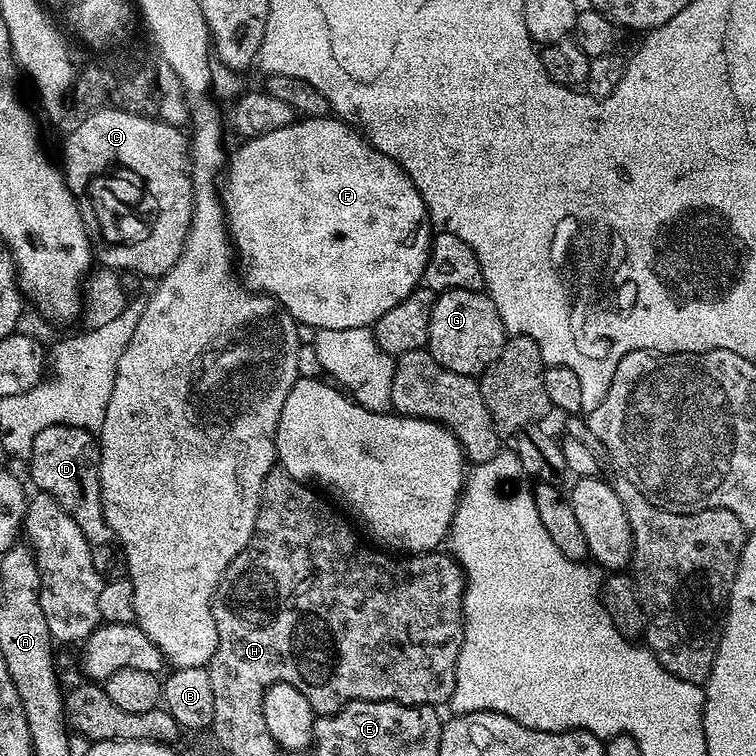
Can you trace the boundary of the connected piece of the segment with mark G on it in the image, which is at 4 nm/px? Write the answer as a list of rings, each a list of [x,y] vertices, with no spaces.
[[[454,290],[441,292],[434,302],[434,314],[430,314],[430,334],[426,350],[446,370],[454,370],[454,374],[466,374],[473,378],[483,376],[484,372],[502,354],[502,346],[506,339],[504,323],[498,314],[498,306],[489,298],[487,291]]]

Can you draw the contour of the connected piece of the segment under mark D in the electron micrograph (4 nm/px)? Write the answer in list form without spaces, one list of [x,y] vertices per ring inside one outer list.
[[[59,424],[46,426],[38,438],[34,438],[32,455],[32,480],[39,491],[50,494],[78,522],[82,534],[86,534],[92,548],[94,566],[100,571],[105,581],[119,580],[128,571],[124,561],[124,549],[116,541],[106,518],[102,514],[102,494],[100,493],[100,449],[93,433],[85,428],[75,428]]]

